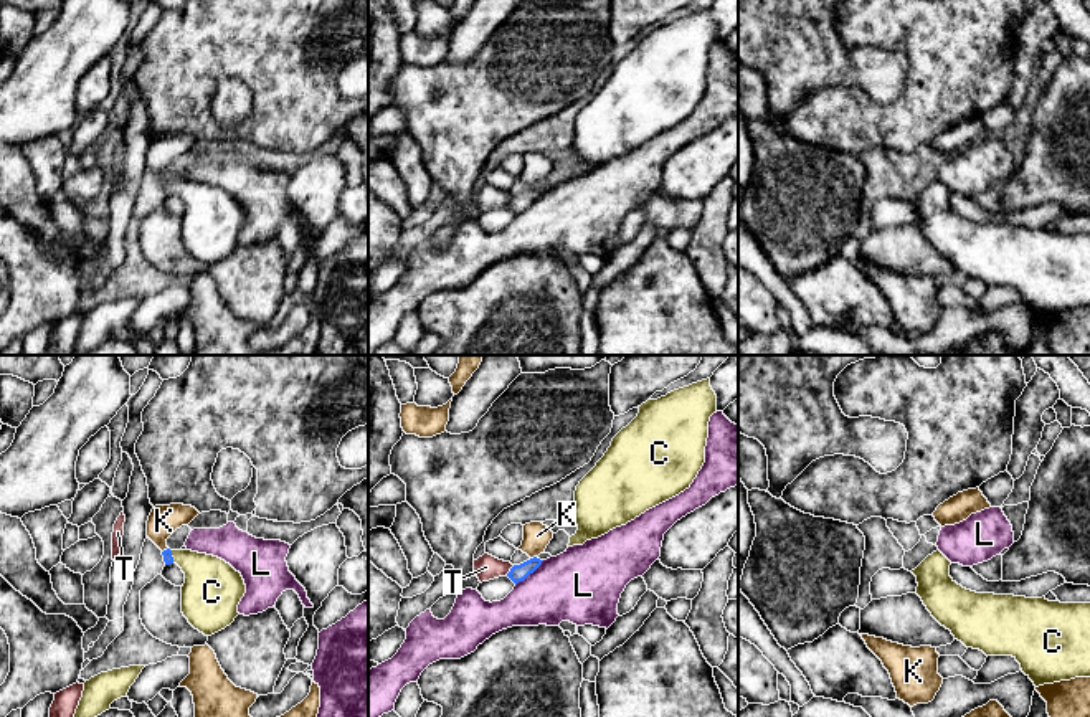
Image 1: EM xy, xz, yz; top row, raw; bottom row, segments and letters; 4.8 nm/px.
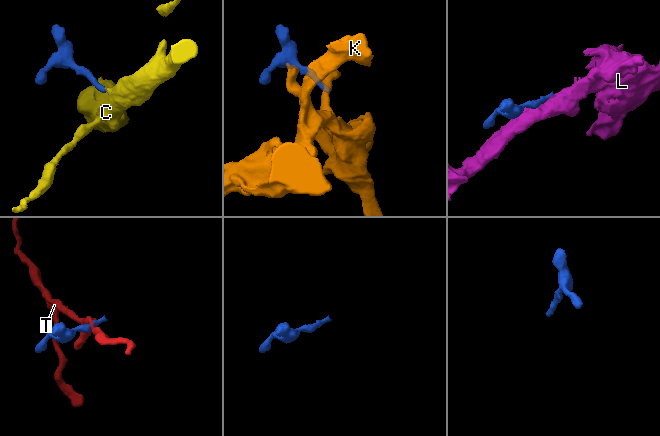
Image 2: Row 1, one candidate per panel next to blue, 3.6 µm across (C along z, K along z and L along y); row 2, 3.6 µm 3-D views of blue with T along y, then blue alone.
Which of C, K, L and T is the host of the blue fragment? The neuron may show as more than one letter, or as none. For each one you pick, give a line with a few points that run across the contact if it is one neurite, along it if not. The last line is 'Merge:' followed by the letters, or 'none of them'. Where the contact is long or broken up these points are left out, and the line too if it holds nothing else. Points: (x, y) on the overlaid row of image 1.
C: line xy (167, 554), (172, 557), (180, 557), (212, 590)
Merge: C

